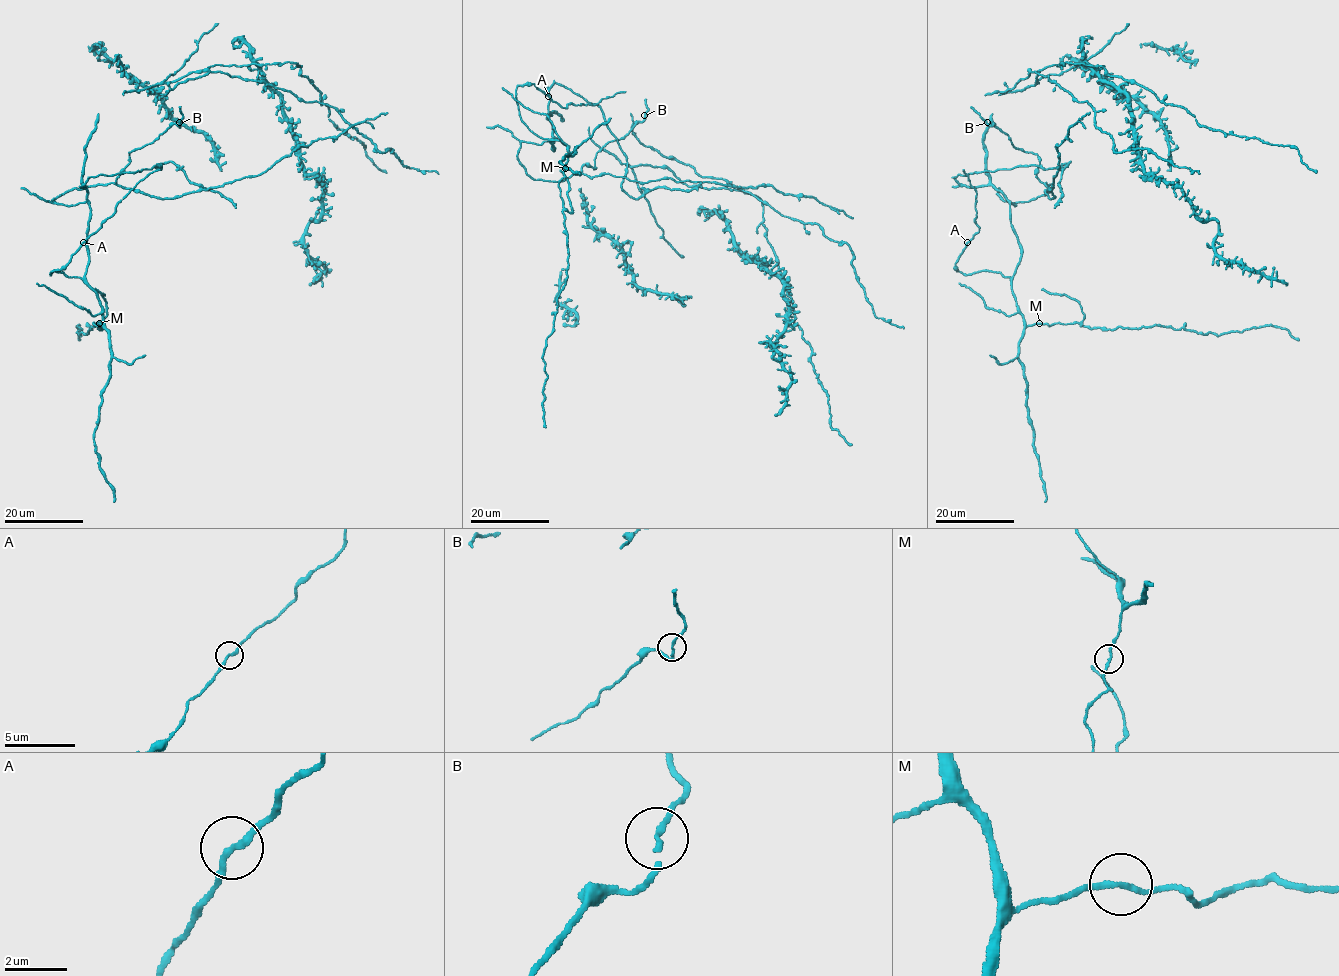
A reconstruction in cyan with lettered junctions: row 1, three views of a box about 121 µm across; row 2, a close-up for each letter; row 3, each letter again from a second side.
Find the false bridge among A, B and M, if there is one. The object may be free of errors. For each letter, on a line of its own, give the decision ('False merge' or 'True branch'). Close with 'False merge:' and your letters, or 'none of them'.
A: True branch
B: True branch
M: True branch
False merge: none of them

